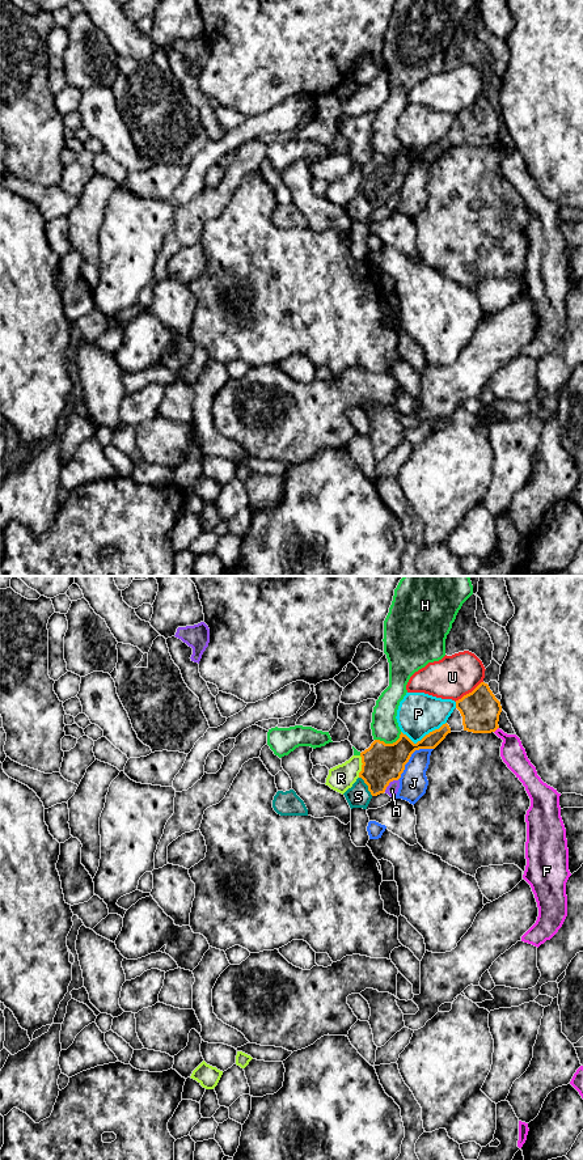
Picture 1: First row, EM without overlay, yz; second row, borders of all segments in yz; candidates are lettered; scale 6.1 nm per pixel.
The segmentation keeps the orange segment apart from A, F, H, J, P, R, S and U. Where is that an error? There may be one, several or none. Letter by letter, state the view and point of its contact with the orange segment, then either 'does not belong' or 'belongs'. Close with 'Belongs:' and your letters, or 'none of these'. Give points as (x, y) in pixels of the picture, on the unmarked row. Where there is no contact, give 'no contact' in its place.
A: meets orange in yz at (389, 195); does not belong
F: meets orange in yz at (497, 142); does not belong
H: meets orange in yz at (389, 157); does not belong
J: meets orange in yz at (410, 169); does not belong
P: meets orange in yz at (425, 149); does not belong
R: meets orange in yz at (362, 180); does not belong
S: meets orange in yz at (367, 198); belongs
U: meets orange in yz at (469, 106); does not belong
Belongs: S

